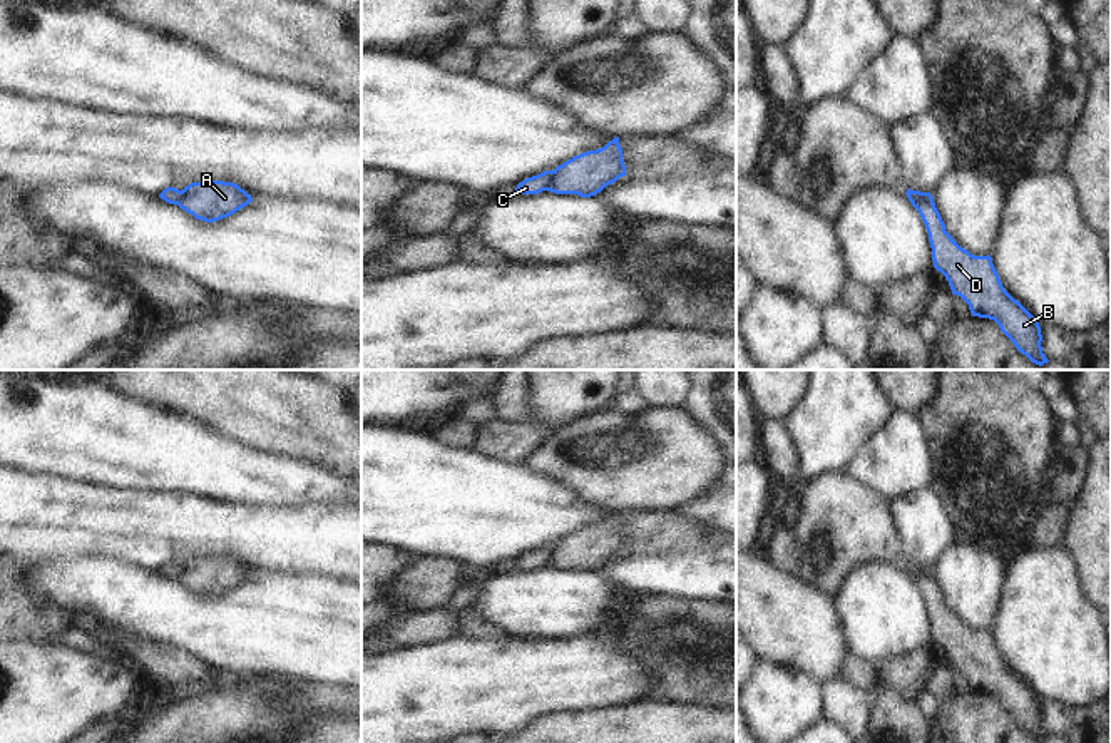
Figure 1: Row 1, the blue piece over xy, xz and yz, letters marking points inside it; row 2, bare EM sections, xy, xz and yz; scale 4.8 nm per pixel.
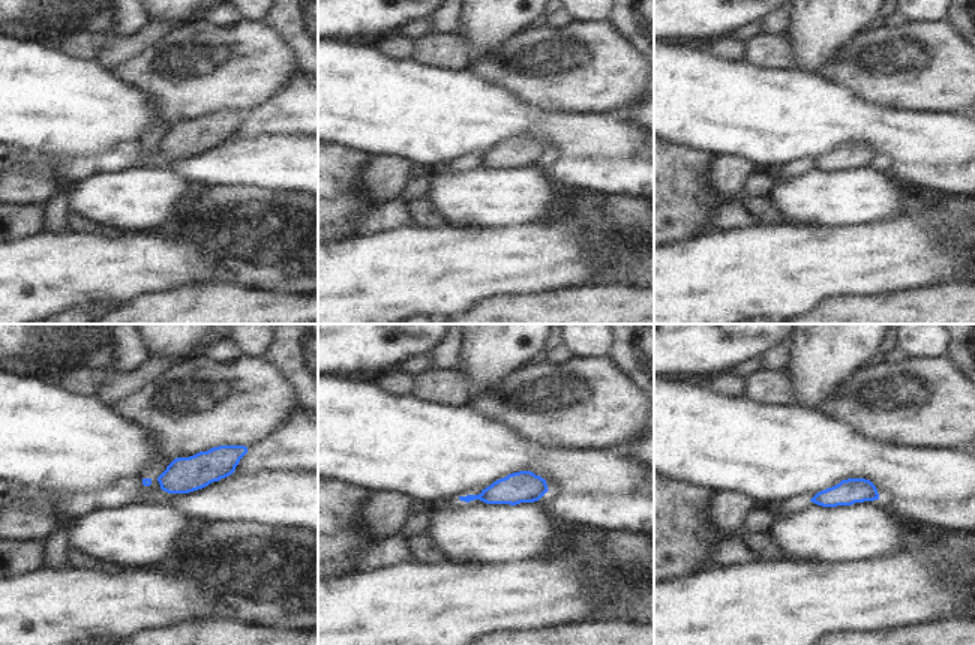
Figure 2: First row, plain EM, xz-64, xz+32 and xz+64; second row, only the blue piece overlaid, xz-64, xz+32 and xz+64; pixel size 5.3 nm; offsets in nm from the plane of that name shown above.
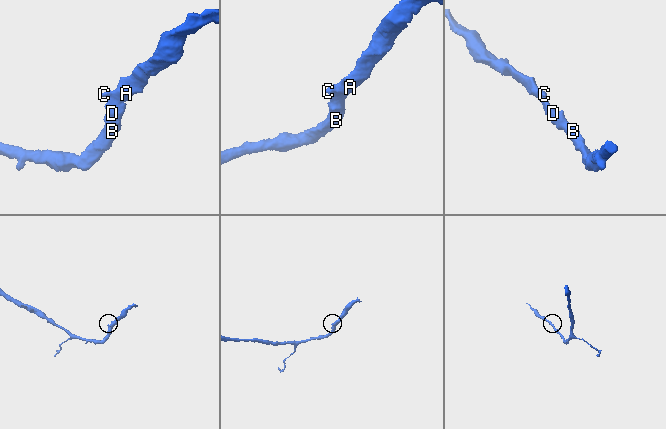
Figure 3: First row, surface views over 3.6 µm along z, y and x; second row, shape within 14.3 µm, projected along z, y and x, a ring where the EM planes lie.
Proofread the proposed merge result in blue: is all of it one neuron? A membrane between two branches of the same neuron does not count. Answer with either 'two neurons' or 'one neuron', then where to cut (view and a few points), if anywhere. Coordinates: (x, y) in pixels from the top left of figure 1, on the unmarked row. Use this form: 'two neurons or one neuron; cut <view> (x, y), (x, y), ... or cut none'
two neurons; cut xz (554, 546), (544, 564)

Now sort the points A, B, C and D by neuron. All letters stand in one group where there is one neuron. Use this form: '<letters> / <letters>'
A B D / C

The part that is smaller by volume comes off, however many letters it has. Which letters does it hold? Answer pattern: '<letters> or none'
C

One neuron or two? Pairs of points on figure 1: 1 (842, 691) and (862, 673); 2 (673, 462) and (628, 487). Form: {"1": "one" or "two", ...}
{"1": "two", "2": "one"}

